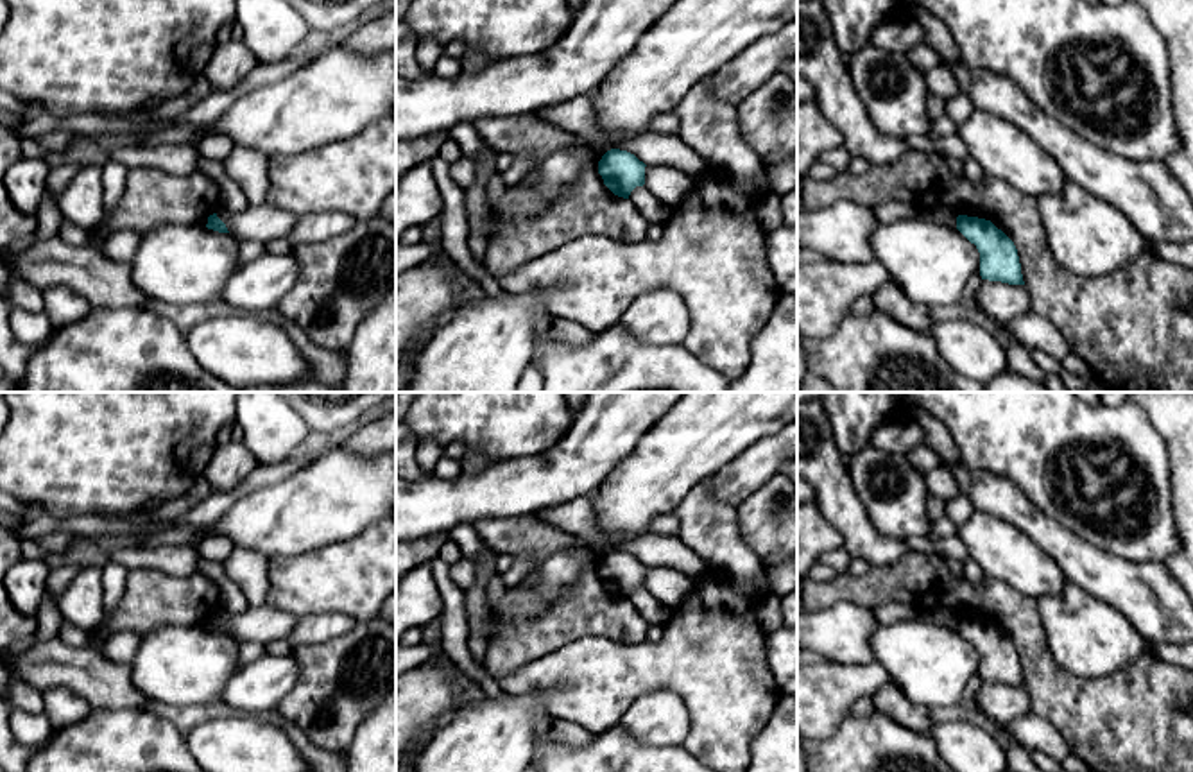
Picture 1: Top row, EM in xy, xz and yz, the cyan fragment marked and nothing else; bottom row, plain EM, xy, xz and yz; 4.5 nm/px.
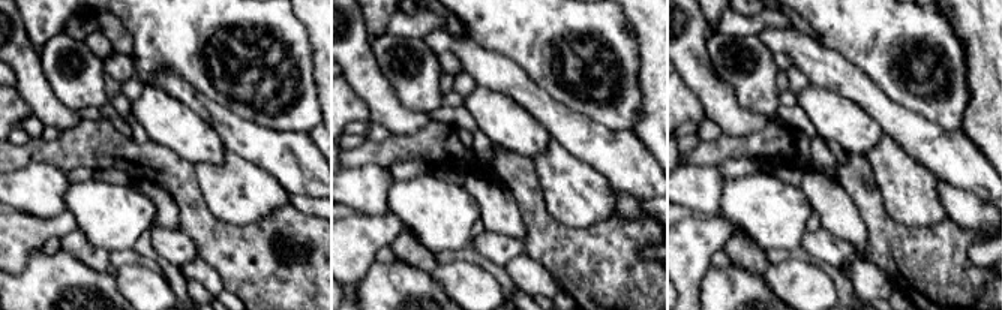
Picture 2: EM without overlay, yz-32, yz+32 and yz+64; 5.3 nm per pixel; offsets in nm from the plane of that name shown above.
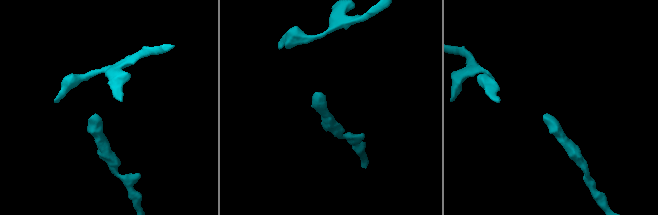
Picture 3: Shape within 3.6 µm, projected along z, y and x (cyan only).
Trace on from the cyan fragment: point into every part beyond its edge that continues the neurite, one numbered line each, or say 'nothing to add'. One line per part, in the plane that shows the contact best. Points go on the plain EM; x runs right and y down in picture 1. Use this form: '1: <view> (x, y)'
nothing to add

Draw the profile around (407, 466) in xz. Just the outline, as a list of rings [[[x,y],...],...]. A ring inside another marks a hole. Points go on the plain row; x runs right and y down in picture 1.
[[[396,425],[396,476],[403,480],[421,480],[425,478],[425,471],[416,457],[417,439],[416,435],[403,425]]]

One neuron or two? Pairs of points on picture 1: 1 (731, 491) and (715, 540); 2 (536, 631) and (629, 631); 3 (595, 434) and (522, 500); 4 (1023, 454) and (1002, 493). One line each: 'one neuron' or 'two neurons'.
1: two neurons
2: one neuron
3: one neuron
4: two neurons

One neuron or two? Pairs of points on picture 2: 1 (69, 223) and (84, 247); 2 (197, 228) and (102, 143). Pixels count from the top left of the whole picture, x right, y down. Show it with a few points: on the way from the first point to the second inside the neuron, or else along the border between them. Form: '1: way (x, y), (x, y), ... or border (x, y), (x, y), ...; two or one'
1: border (77, 228), (60, 238); two
2: way (189, 199), (152, 162), (131, 157); one

